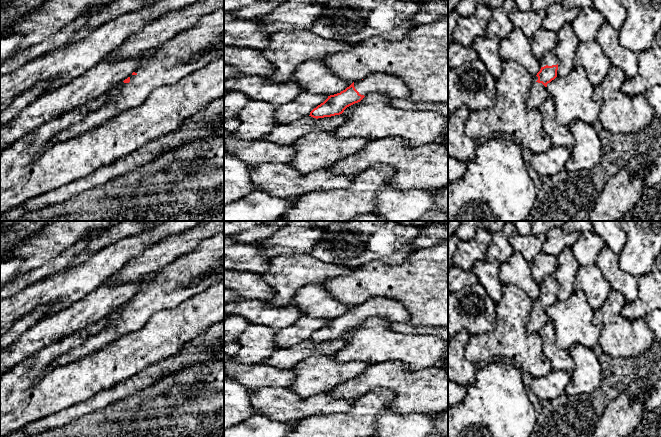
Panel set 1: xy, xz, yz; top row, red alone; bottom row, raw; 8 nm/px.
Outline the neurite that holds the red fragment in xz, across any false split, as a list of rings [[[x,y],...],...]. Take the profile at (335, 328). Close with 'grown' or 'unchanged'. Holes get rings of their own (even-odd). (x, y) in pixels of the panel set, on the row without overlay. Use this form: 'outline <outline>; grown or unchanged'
outline [[[386,297],[371,298],[363,304],[353,306],[340,317],[328,320],[310,336],[309,340],[318,343],[340,339],[347,331],[360,326],[370,317],[381,317],[392,323],[399,323],[407,322],[410,313],[405,305],[397,300]]]; grown

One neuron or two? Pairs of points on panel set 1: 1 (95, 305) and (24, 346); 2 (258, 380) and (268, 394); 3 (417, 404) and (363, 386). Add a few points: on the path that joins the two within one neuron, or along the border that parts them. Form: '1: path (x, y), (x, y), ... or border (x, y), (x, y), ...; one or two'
1: path (77, 316), (50, 328), (42, 334); one
2: border (286, 386), (261, 386), (253, 390); two
3: path (404, 391), (396, 383), (376, 383); one

